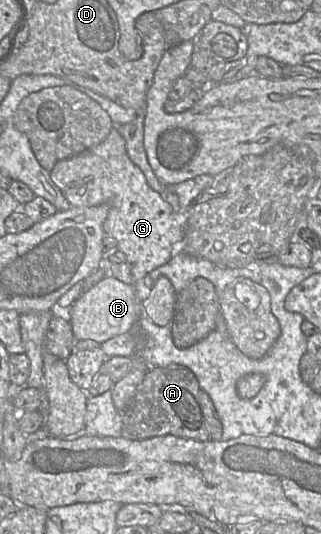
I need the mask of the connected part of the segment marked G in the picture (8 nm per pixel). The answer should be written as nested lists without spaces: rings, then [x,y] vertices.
[[[116,126],[99,145],[81,154],[58,161],[51,170],[50,176],[71,207],[92,207],[102,204],[108,206],[108,215],[103,224],[104,233],[113,237],[117,241],[117,249],[125,254],[125,263],[128,264],[133,277],[132,285],[135,287],[139,300],[144,301],[149,295],[144,278],[152,270],[168,263],[181,245],[187,223],[186,213],[181,210],[174,213],[161,195],[150,188],[141,169],[130,160],[125,140]]]

